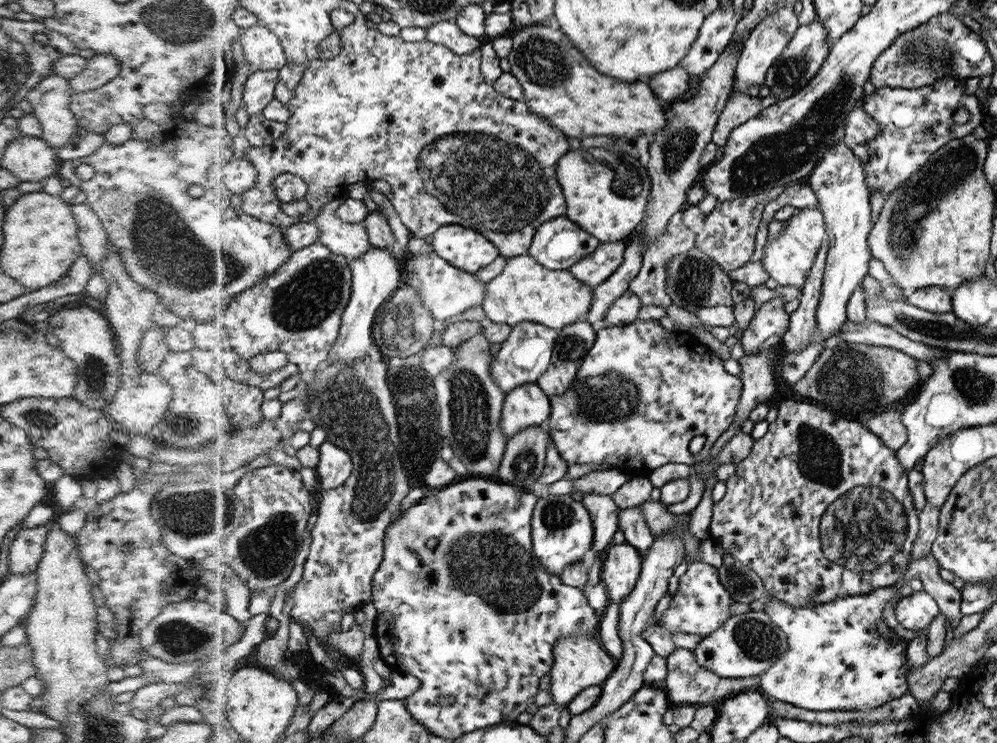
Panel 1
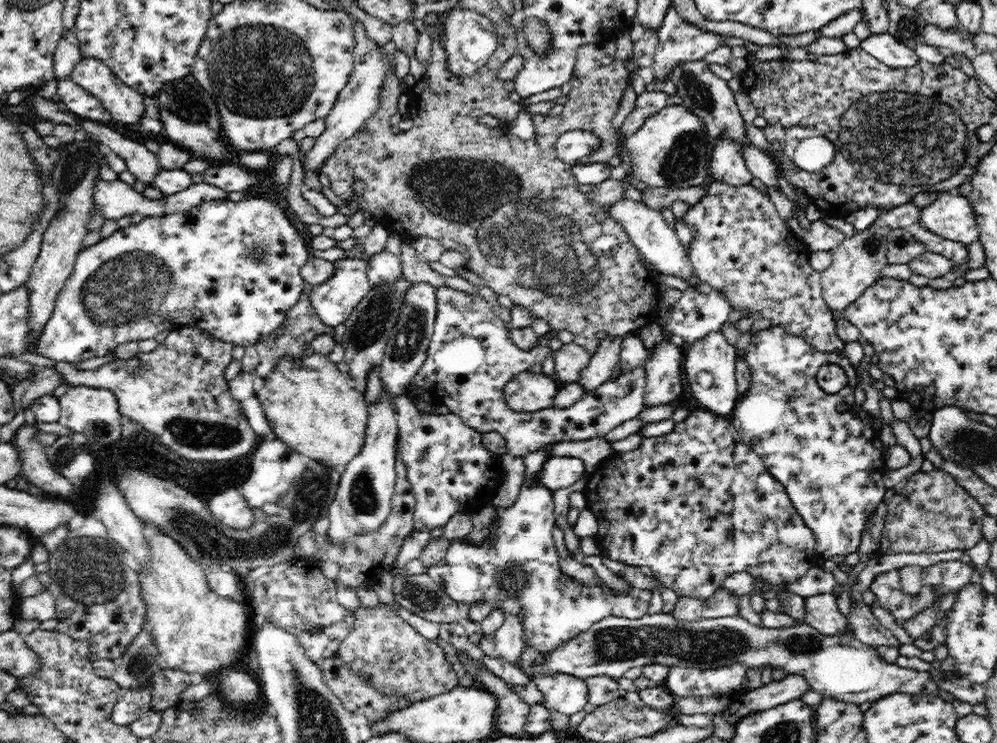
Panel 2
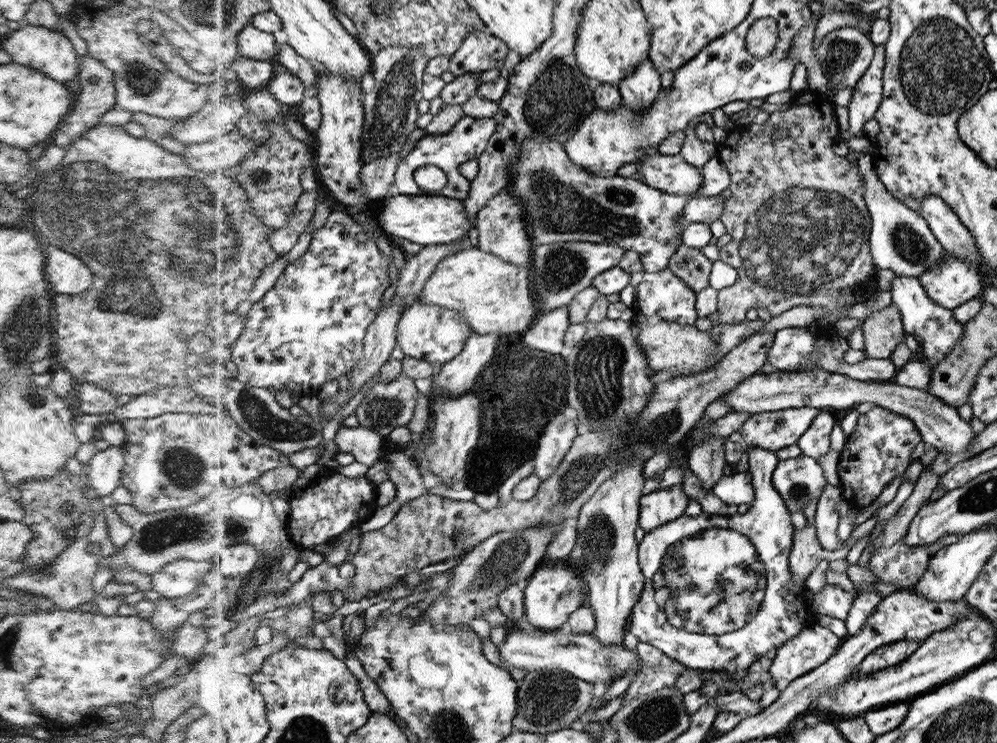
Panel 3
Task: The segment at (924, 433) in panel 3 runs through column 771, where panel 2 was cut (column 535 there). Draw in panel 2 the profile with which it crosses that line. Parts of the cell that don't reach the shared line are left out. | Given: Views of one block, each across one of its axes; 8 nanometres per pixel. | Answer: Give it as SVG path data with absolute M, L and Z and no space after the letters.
M518 373L504 387L504 399L516 412L532 413L554 404L558 384L544 373Z

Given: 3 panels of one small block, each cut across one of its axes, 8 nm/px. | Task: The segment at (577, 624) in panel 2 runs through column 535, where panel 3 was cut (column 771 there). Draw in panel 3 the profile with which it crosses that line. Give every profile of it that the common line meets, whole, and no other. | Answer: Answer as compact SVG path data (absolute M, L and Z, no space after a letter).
M760 446L744 447L756 490L756 497L746 513L722 516L702 512L694 518L682 515L639 536L645 588L633 610L628 632L687 667L701 671L744 671L757 664L768 650L780 647L813 625L815 619L814 604L807 602L806 589L793 582L789 568L795 527L784 499L773 485L778 455Z

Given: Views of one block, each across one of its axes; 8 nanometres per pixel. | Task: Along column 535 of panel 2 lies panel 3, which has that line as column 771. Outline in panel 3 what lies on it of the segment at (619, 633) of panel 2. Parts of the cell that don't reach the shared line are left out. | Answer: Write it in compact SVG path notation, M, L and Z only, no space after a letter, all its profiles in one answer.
M815 624L803 629L796 637L790 638L790 641L786 641L778 648L768 670L776 687L782 692L793 681L801 678L804 674L808 674L811 670L817 669L818 666L824 665L841 648L840 642L842 640L834 632Z

